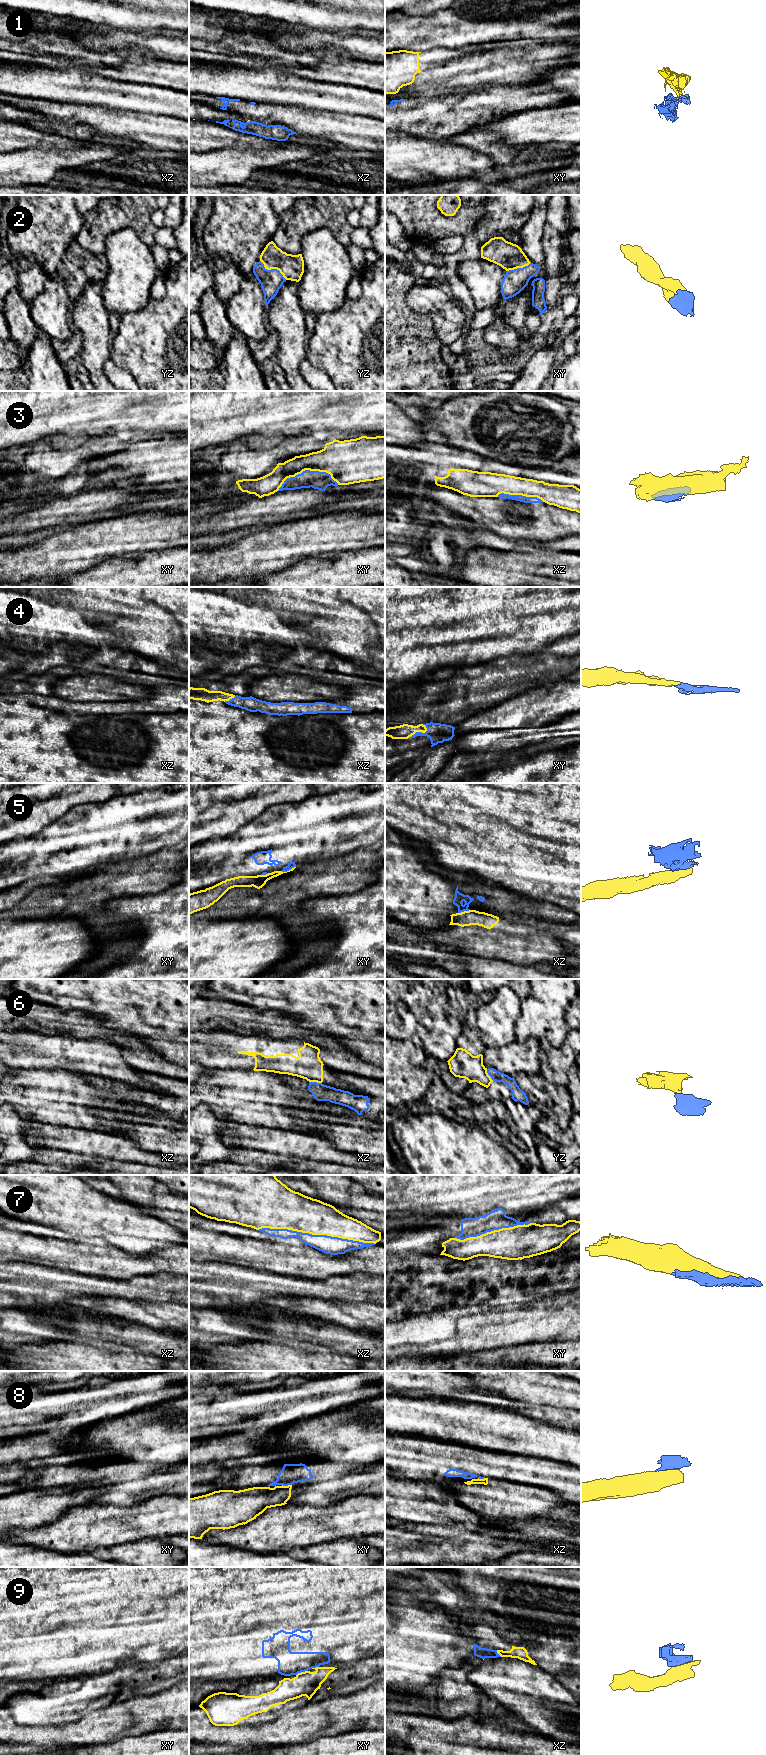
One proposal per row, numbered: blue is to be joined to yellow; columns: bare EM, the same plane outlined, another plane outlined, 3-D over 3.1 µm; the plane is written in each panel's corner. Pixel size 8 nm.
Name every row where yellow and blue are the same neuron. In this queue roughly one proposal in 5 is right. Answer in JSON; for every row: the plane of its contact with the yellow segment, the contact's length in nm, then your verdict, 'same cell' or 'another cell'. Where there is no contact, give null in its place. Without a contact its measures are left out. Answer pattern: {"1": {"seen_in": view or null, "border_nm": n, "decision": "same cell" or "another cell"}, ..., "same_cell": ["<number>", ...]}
{"1": {"seen_in": "xz", "border_nm": 30, "decision": "another cell"}, "2": {"seen_in": "yz", "border_nm": 260, "decision": "same cell"}, "3": {"seen_in": "xy", "border_nm": 500, "decision": "another cell"}, "4": {"seen_in": "xy", "border_nm": 180, "decision": "same cell"}, "5": {"seen_in": "xy", "border_nm": 130, "decision": "another cell"}, "6": {"seen_in": "xz", "border_nm": 110, "decision": "another cell"}, "7": {"seen_in": "xz", "border_nm": 950, "decision": "same cell"}, "8": {"seen_in": "xy", "border_nm": 80, "decision": "another cell"}, "9": {"seen_in": "xy", "border_nm": 100, "decision": "another cell"}, "same_cell": ["2", "4", "7"]}

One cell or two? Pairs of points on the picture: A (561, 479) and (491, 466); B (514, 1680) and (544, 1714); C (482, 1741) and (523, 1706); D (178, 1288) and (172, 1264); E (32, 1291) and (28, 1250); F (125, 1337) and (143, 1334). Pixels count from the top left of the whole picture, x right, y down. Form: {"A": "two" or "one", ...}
{"A": "one", "B": "one", "C": "two", "D": "two", "E": "two", "F": "one"}

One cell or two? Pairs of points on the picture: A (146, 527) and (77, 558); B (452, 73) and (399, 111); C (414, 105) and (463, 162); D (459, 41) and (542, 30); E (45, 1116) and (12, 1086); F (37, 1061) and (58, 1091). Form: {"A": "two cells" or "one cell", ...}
{"A": "one cell", "B": "two cells", "C": "two cells", "D": "one cell", "E": "one cell", "F": "two cells"}

